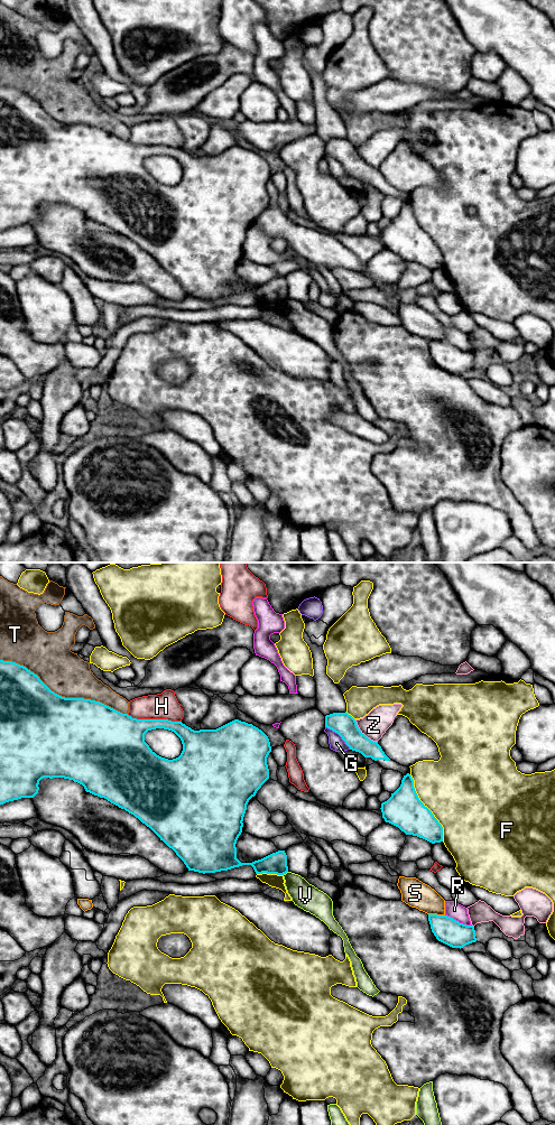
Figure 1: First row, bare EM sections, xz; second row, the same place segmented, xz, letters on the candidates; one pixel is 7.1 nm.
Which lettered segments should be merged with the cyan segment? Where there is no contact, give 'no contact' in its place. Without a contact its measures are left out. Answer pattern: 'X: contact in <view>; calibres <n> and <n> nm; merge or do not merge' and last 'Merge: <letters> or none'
F: contact in xz; calibres 260 and 480 nm; do not merge
G: contact in xz; calibres 160 and 100 nm; do not merge
H: contact in xz; calibres 300 and 190 nm; do not merge
R: contact in xz; calibres 190 and 120 nm; do not merge
S: contact in xz; calibres 190 and 200 nm; do not merge
T: contact in xz; calibres 500 and 320 nm; do not merge
V: contact in xz; calibres 160 and 190 nm; do not merge
Z: contact in xz; calibres 160 and 190 nm; do not merge
Merge: none

